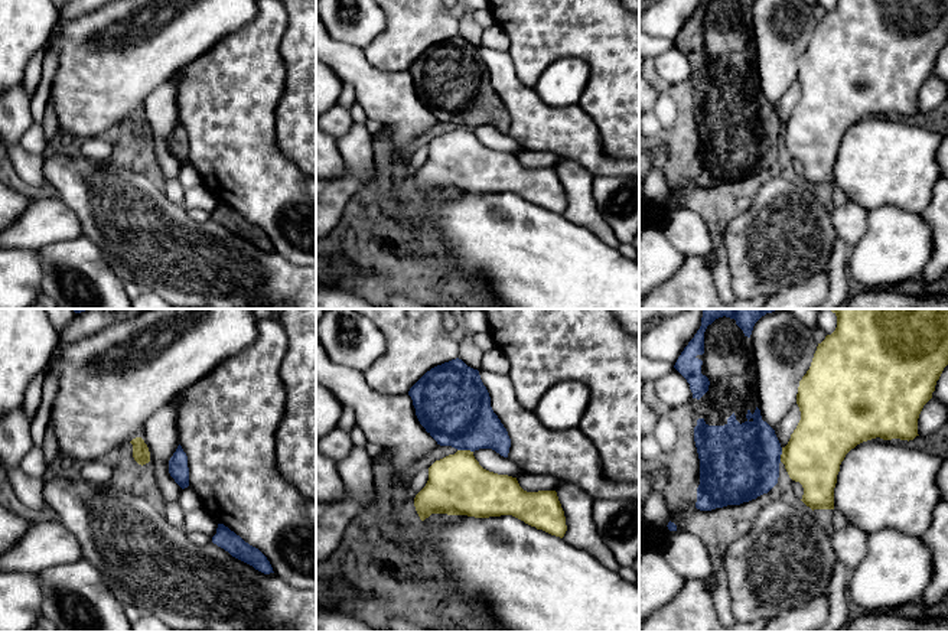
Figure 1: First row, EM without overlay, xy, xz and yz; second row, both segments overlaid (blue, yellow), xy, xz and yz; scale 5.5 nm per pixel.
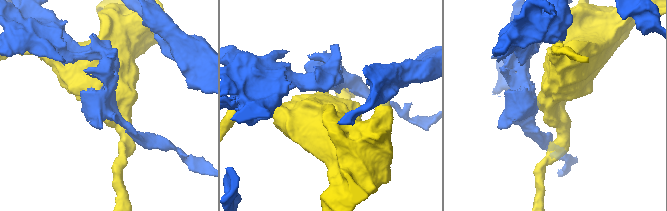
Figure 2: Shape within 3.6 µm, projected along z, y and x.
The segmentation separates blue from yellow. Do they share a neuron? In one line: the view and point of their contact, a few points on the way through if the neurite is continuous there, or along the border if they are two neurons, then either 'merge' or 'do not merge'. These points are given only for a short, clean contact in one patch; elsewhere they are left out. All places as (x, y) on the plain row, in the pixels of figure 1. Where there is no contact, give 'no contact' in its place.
contact xz (465, 126); do not merge

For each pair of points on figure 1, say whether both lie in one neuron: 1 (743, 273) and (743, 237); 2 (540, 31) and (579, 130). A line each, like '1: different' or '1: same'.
1: same
2: different

